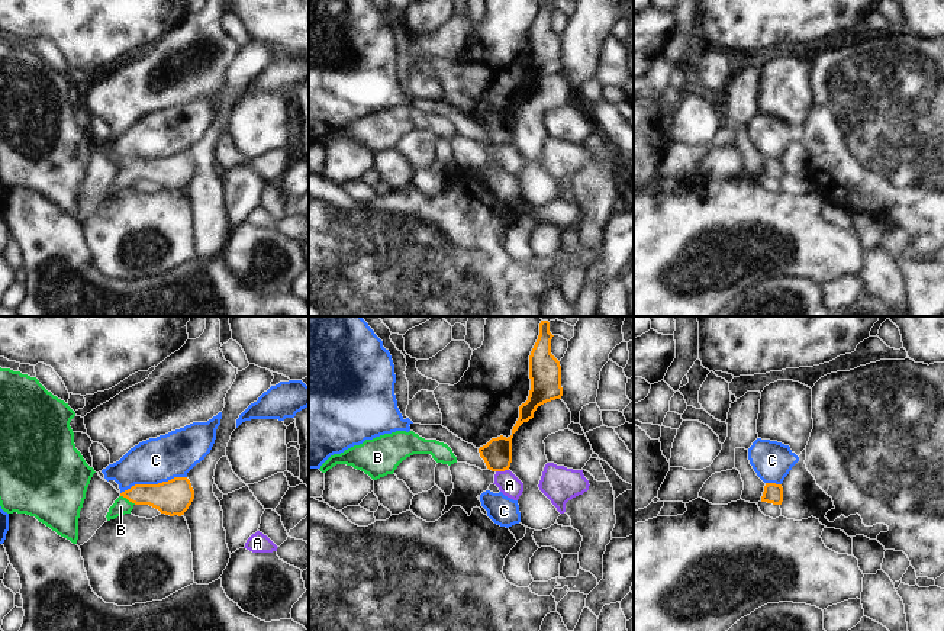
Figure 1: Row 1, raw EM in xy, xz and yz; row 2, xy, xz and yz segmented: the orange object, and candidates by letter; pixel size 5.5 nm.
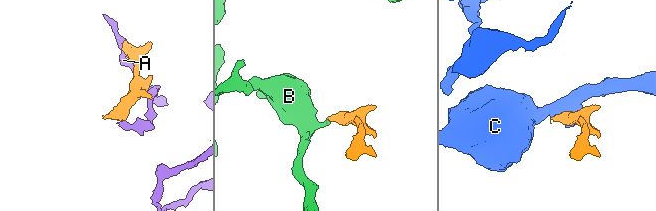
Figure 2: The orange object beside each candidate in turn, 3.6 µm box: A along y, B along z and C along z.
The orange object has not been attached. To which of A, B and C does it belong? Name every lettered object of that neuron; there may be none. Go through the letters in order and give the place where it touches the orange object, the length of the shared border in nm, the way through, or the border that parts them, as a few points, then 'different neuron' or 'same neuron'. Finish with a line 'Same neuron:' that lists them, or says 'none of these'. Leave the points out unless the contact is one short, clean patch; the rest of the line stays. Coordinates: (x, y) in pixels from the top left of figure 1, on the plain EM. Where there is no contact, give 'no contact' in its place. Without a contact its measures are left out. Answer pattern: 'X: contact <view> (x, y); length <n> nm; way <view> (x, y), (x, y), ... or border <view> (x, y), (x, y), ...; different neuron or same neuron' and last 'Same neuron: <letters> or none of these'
A: contact xz (502, 145); length 70 nm; border xz (508, 144), (496, 147); different neuron
B: contact xy (128, 174); length 100 nm; way xy (171, 173), (128, 174), (121, 182); same neuron
C: contact xy (152, 160); length 380 nm; border xy (186, 151), (174, 151), (157, 158), (135, 158), (121, 168); different neuron
Same neuron: B

